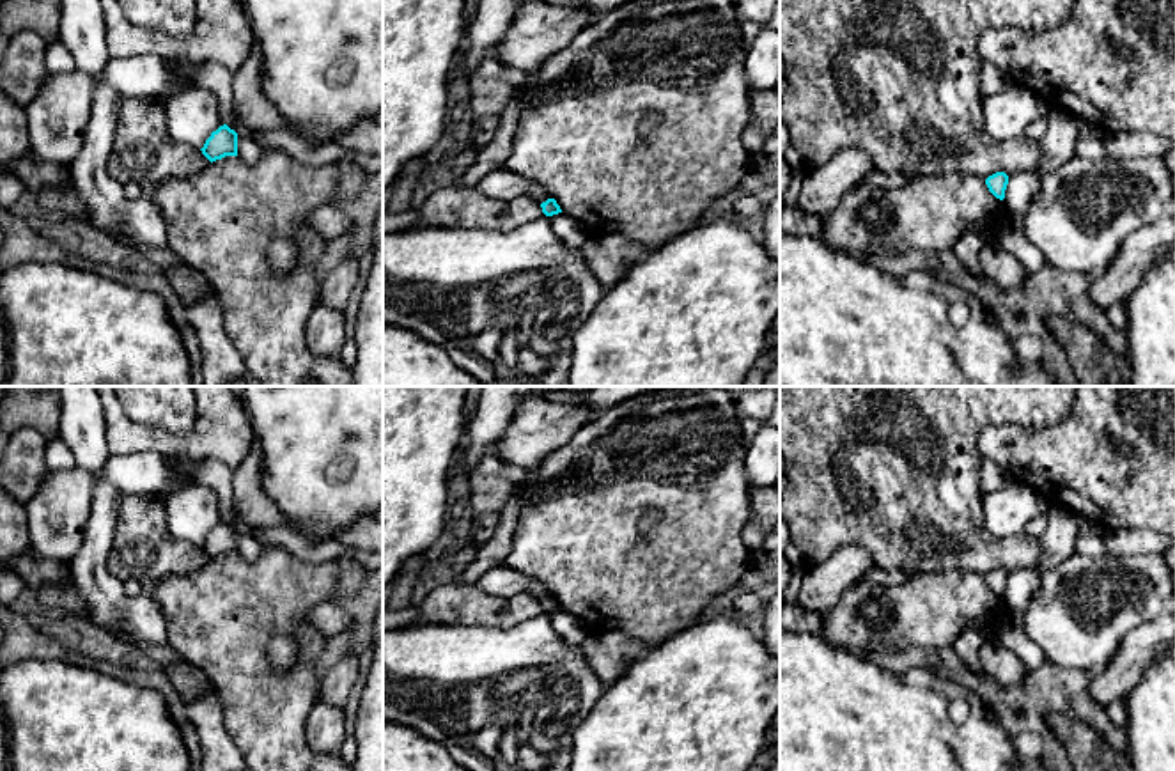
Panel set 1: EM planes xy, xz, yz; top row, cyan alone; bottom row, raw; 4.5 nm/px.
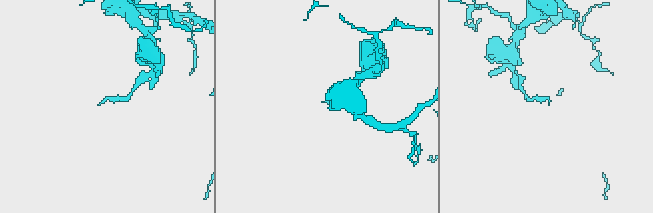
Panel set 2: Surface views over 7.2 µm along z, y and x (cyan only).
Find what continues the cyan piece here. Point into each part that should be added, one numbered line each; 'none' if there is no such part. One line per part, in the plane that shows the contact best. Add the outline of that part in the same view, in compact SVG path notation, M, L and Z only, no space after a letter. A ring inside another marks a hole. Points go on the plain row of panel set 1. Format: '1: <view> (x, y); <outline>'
none

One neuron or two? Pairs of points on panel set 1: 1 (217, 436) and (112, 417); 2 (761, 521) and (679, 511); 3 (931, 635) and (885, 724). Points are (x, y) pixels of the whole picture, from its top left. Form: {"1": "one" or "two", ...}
{"1": "one", "2": "two", "3": "two"}

